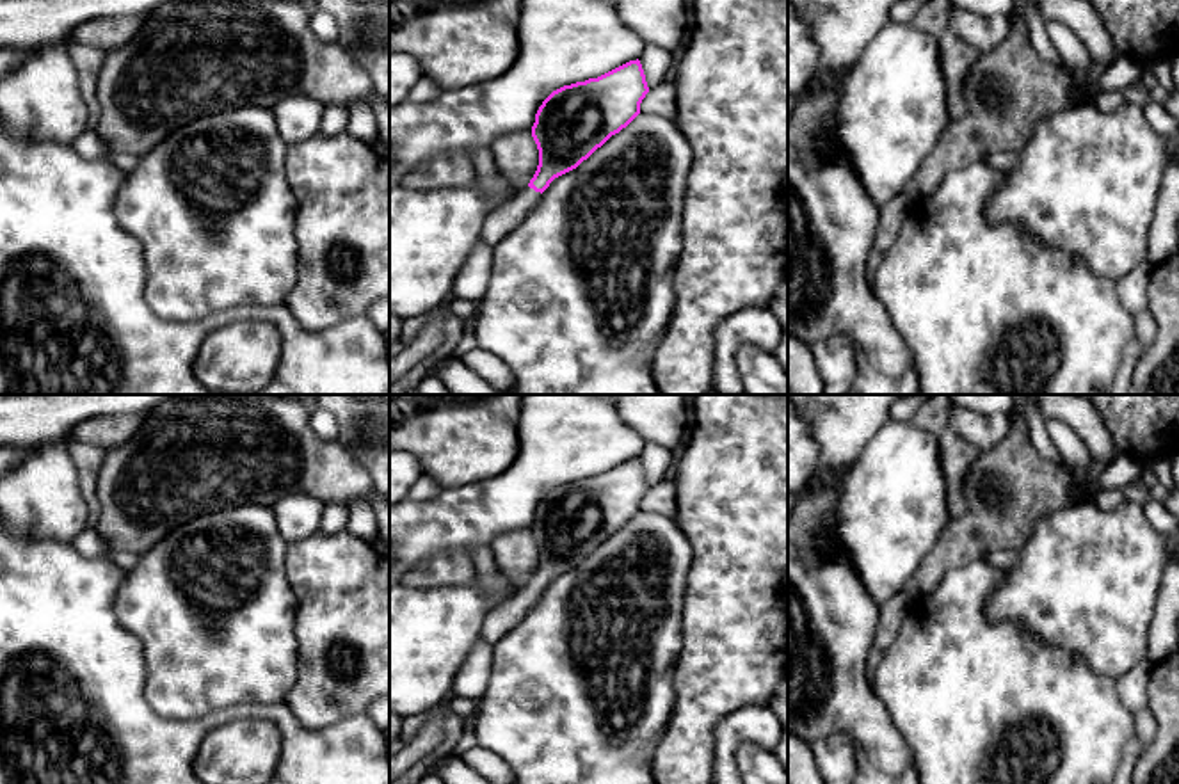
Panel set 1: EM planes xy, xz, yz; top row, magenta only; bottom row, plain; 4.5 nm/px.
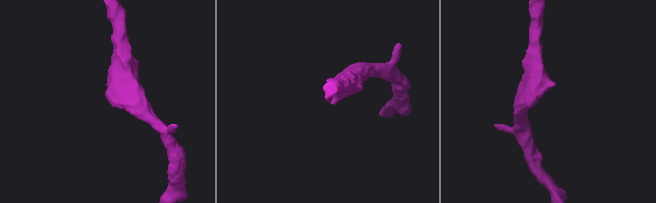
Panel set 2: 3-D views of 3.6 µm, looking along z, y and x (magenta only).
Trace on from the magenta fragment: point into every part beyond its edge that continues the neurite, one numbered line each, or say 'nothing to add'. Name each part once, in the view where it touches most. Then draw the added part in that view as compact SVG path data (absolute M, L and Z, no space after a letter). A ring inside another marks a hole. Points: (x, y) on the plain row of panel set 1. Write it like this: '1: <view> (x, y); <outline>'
1: xz (505, 616); M525 585L507 601L496 604L484 619L482 638L494 647L512 628L516 628L526 612L537 603L541 590Z

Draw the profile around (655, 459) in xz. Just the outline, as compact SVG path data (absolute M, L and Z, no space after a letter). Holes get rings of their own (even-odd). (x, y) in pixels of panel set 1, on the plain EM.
M646 443L644 452L638 459L642 462L647 485L653 487L665 480L669 466L672 462L672 453L662 446Z

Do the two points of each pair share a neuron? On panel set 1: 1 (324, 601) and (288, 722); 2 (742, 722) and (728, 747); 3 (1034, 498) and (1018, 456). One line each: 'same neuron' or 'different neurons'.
1: different neurons
2: same neuron
3: same neuron

